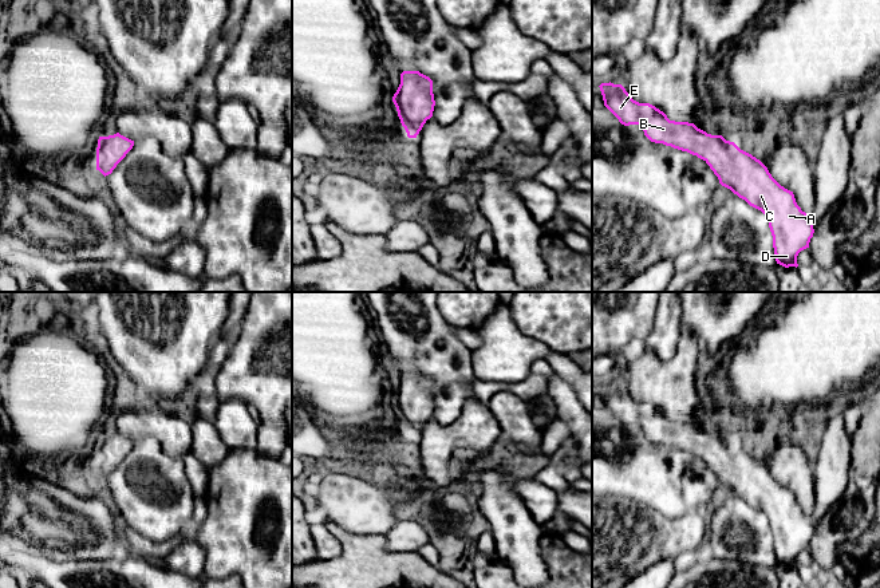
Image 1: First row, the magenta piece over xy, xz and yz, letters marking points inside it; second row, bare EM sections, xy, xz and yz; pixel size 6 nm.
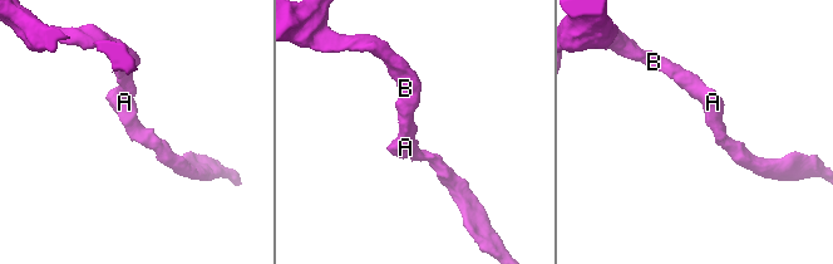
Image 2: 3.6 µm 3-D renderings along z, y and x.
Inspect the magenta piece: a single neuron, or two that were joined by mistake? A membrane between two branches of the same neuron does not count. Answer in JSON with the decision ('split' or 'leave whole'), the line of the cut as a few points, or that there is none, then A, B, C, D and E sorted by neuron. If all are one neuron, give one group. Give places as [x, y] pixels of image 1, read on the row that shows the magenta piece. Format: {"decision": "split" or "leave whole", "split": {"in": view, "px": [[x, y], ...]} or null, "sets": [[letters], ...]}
{"decision": "leave whole", "split": null, "sets": [["A", "B", "C", "D", "E"]]}

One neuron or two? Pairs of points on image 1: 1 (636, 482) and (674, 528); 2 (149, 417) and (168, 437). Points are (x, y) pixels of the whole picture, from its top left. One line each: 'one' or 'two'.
1: two
2: one

